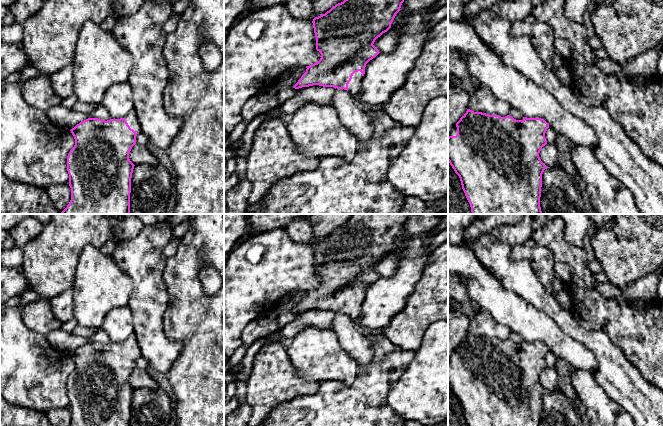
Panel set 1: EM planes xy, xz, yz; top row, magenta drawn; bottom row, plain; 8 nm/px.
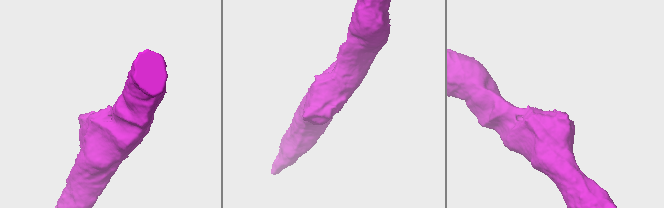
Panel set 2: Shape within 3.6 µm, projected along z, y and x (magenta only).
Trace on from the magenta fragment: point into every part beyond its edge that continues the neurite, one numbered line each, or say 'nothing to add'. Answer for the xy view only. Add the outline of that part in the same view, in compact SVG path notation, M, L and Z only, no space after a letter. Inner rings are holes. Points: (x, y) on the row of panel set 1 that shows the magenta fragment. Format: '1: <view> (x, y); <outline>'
1: xy (131, 119); M132 112L125 117L126 122L136 133L141 133L140 125L137 121L136 115Z

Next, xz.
1: xz (354, 86); M360 71L355 72L352 76L351 81L348 84L348 91L355 99L357 98L358 93L361 89L362 79L363 79L362 73Z

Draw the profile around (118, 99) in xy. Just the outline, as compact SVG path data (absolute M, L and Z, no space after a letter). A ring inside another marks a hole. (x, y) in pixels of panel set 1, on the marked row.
M129 82L110 86L103 97L104 106L112 119L125 118L133 112L133 91Z

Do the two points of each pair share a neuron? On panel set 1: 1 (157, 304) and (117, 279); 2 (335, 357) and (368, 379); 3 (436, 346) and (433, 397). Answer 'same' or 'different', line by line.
1: different
2: different
3: same

